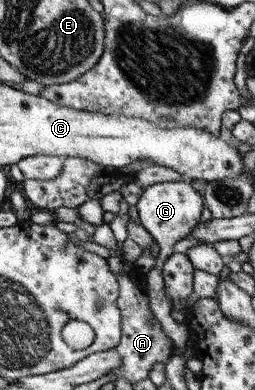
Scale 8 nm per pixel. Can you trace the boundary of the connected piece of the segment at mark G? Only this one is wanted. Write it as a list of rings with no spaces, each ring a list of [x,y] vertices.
[[[178,181],[171,183],[156,183],[147,187],[136,208],[141,225],[150,233],[155,243],[160,247],[156,263],[160,263],[160,269],[164,267],[168,257],[174,253],[174,245],[178,241],[188,238],[190,231],[194,231],[200,223],[200,217],[204,209],[204,198],[201,197],[190,182]]]

